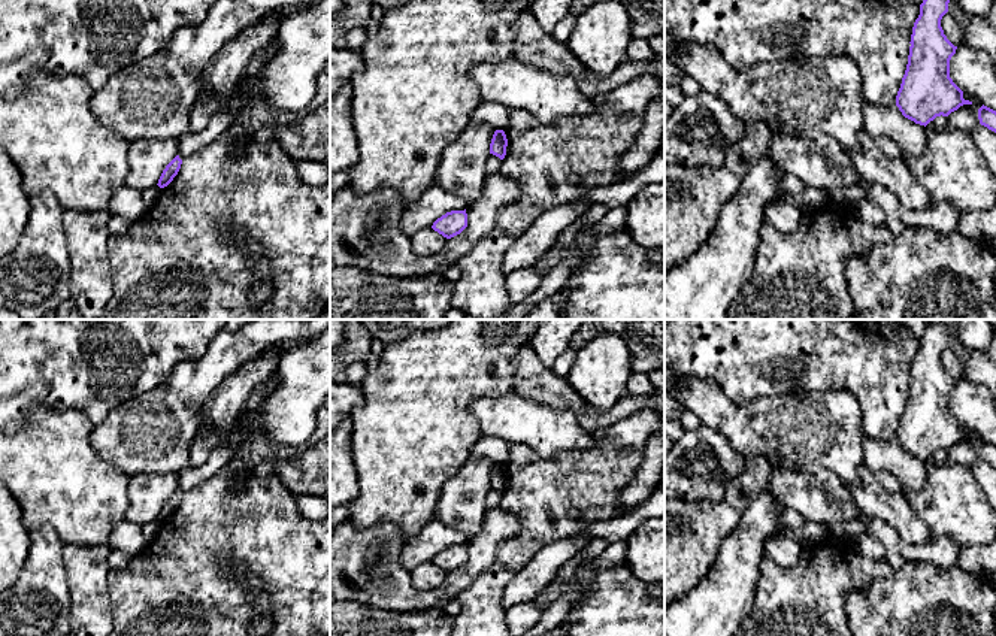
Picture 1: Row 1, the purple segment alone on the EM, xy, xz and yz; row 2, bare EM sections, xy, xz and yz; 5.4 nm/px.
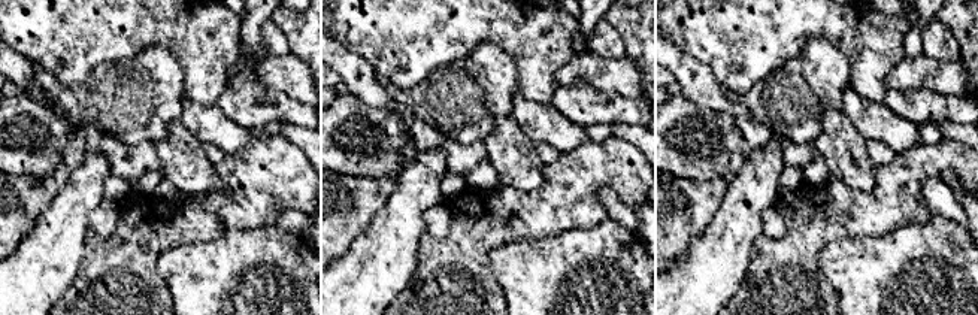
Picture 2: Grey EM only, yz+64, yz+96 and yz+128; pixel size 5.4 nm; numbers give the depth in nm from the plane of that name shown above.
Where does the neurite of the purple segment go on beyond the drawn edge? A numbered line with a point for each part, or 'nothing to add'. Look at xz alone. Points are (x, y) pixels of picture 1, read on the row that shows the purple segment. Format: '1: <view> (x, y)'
nothing to add

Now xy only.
nothing to add

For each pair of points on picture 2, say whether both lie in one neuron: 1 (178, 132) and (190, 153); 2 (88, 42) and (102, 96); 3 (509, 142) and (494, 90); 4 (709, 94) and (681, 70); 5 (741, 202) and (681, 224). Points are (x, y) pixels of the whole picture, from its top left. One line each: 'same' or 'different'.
1: same
2: different
3: different
4: same
5: different

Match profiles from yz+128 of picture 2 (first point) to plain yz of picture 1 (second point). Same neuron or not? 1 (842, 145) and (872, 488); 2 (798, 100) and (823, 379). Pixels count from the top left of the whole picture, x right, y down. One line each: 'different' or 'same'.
1: same
2: different

